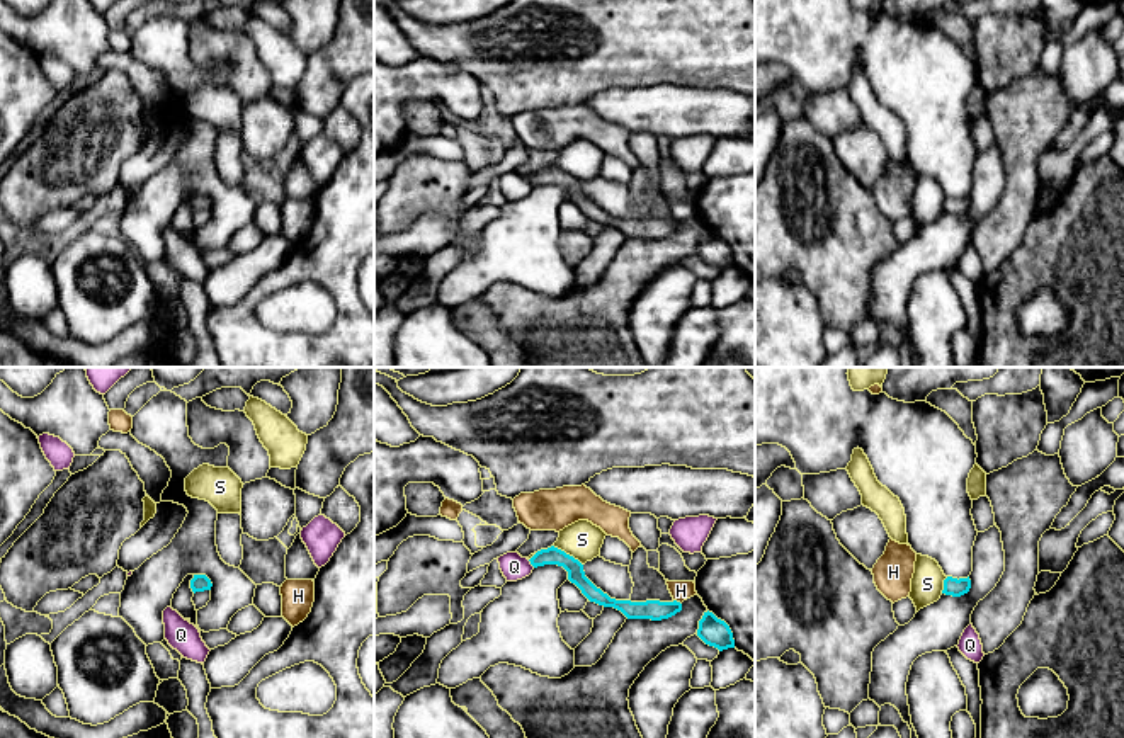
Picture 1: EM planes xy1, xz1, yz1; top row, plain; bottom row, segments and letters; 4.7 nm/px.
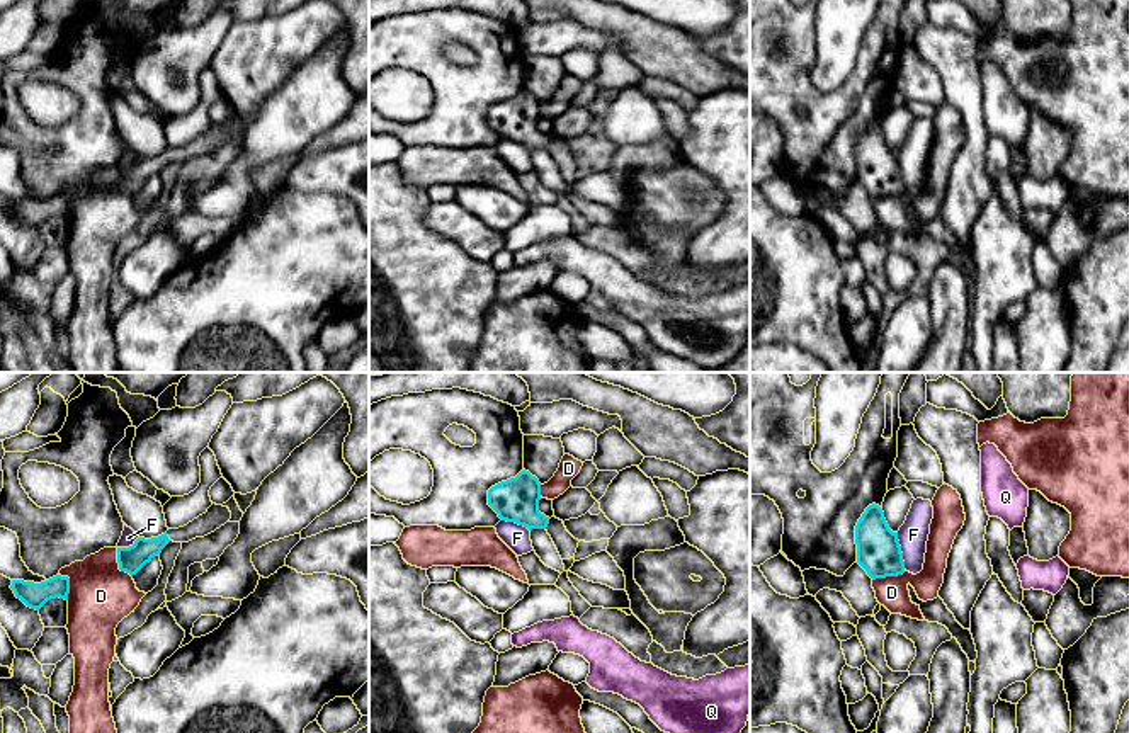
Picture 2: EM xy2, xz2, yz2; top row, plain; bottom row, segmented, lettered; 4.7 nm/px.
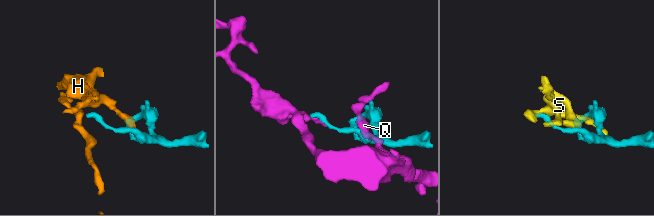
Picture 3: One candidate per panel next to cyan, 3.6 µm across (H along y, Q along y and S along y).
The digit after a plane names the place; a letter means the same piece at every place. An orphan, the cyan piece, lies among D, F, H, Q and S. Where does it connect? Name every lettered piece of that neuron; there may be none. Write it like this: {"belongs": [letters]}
{"belongs": []}

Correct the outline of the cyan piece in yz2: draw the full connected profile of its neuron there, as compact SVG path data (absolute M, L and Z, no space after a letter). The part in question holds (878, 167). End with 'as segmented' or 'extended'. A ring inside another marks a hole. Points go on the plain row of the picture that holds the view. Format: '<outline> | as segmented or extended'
M879 124L865 128L855 145L857 182L876 197L905 192L905 180L898 151L893 151Z | as segmented

